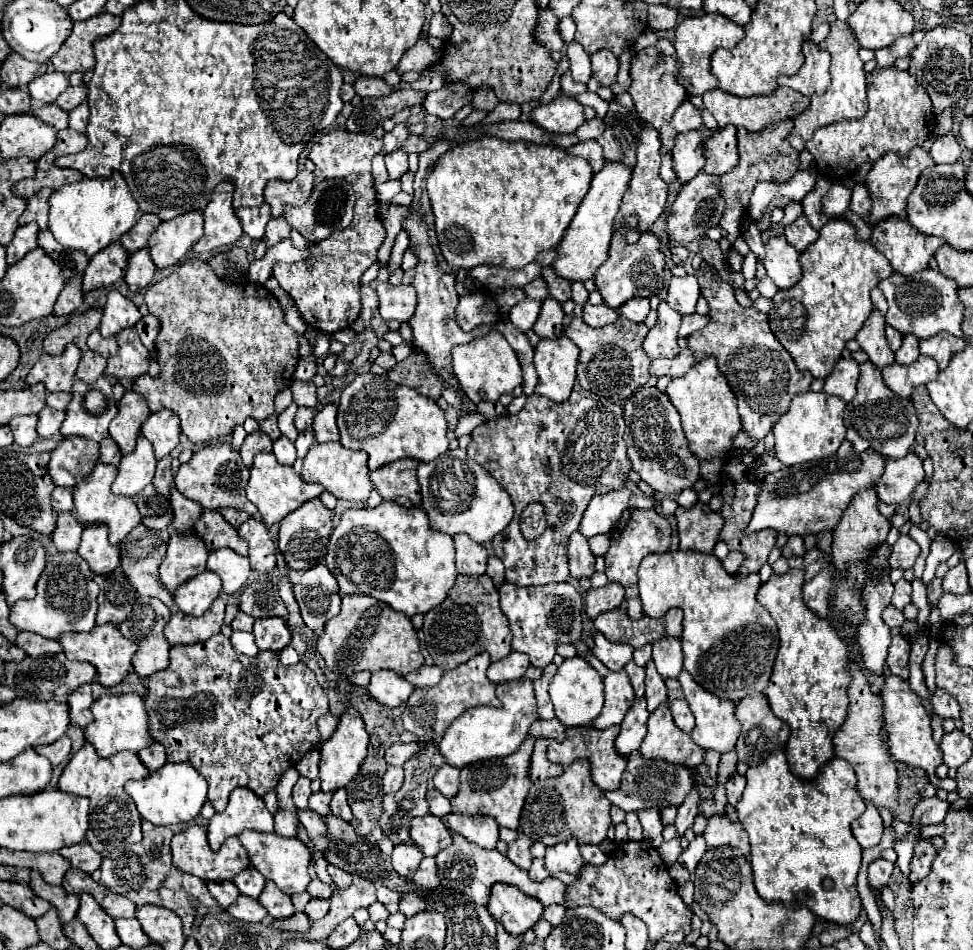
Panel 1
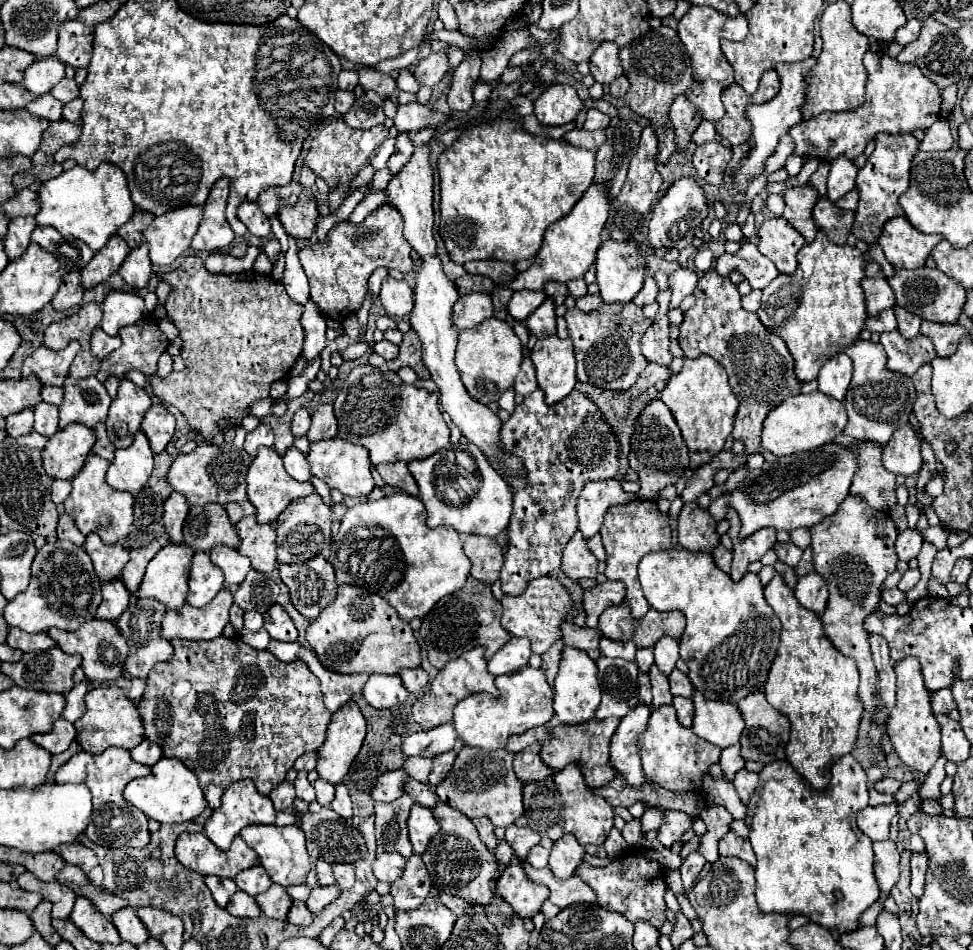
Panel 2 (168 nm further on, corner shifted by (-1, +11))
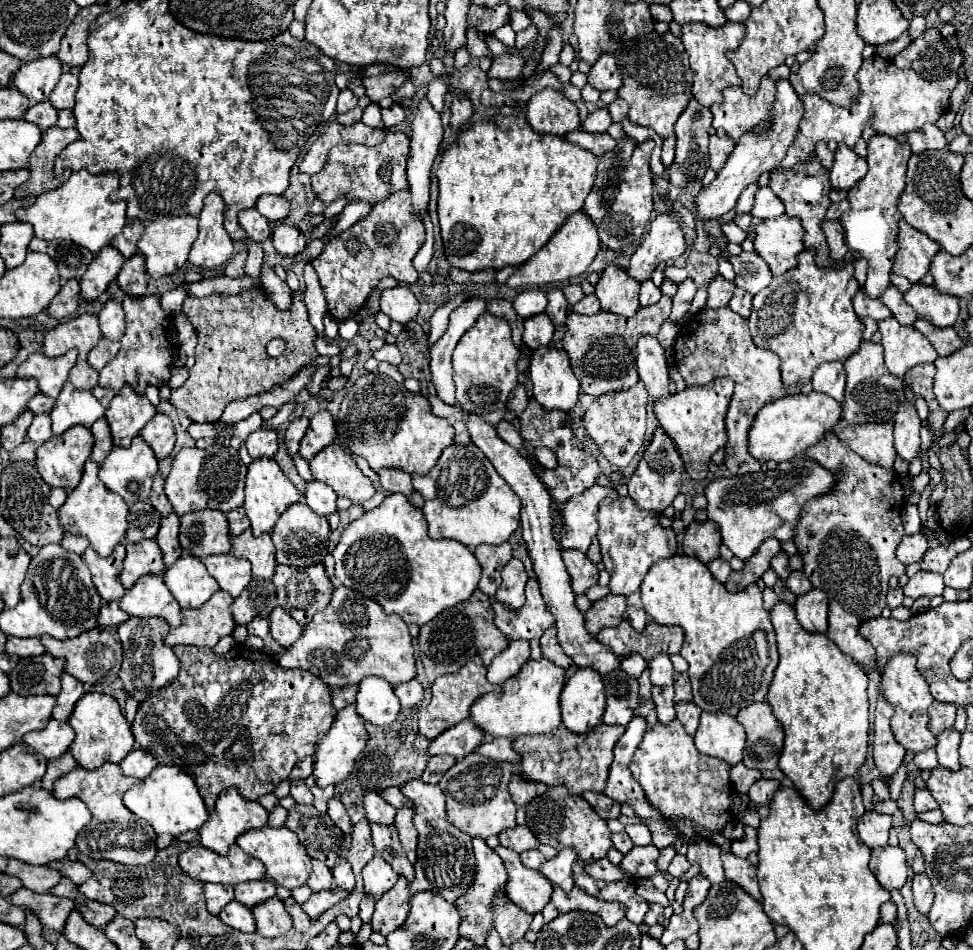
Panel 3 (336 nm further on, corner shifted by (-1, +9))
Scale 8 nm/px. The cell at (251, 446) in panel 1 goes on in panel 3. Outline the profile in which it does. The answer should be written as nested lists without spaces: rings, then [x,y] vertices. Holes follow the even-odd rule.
[[[258,429],[258,431],[250,433],[250,437],[246,439],[246,449],[248,449],[252,459],[274,457],[274,453],[278,451],[278,435],[276,435],[276,431]]]

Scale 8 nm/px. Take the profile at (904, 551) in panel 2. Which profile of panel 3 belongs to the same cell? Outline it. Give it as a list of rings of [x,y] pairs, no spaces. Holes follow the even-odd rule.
[[[916,533],[916,535],[906,535],[898,547],[898,559],[904,563],[904,565],[910,565],[910,563],[918,563],[922,559],[922,555],[926,553],[928,549],[928,541],[922,533]]]

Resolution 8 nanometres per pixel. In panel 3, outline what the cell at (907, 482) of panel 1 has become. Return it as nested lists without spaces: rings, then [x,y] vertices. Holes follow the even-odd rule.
[[[912,401],[900,403],[896,415],[894,415],[894,443],[898,455],[902,455],[906,461],[912,461],[920,453],[920,427],[922,421],[916,413],[916,407]]]

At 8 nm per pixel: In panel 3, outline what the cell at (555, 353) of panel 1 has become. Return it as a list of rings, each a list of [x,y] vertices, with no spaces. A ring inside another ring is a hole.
[[[550,347],[536,349],[532,355],[532,361],[530,361],[530,379],[534,383],[534,399],[542,405],[542,409],[570,411],[578,403],[580,383],[578,383],[576,375],[572,373],[570,359],[564,349],[550,349]]]

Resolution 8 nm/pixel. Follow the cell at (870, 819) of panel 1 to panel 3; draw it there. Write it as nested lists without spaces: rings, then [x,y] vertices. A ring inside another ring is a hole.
[[[866,811],[858,821],[858,835],[870,847],[884,847],[888,845],[888,831],[892,827],[890,815],[880,815],[874,811]]]

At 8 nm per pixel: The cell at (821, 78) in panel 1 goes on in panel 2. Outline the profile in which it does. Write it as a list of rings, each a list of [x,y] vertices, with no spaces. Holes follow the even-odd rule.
[[[810,57],[804,61],[804,65],[792,65],[792,67],[774,67],[780,75],[780,91],[774,99],[762,103],[762,105],[752,105],[748,107],[748,119],[752,121],[752,135],[754,135],[754,149],[748,157],[744,157],[740,161],[740,169],[736,171],[734,175],[734,181],[736,185],[744,191],[748,187],[748,181],[754,177],[754,175],[760,175],[764,171],[764,161],[772,155],[772,151],[776,149],[778,145],[778,139],[780,135],[784,135],[790,127],[794,127],[796,123],[800,123],[800,109],[802,105],[806,103],[806,91],[808,91],[808,81],[806,81],[806,73],[816,67],[818,59],[816,57]]]

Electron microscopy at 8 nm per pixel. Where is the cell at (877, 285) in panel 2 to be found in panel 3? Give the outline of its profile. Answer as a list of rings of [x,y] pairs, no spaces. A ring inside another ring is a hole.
[[[876,135],[868,141],[868,173],[864,179],[860,179],[850,191],[848,201],[850,209],[840,217],[840,223],[846,231],[846,245],[860,253],[868,261],[868,279],[864,283],[864,293],[870,297],[882,297],[882,293],[888,287],[890,281],[890,267],[892,257],[898,249],[898,199],[904,191],[904,179],[906,179],[906,165],[912,151],[908,143],[900,143],[888,135]]]

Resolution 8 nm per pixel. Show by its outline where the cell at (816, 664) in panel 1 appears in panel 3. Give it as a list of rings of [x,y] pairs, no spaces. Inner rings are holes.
[[[784,601],[776,603],[770,613],[770,619],[778,639],[780,665],[774,673],[774,681],[770,683],[766,699],[772,705],[772,711],[776,719],[782,723],[786,733],[778,767],[794,783],[796,791],[806,799],[806,803],[820,811],[830,801],[836,783],[842,781],[844,777],[856,775],[856,771],[866,761],[868,727],[870,727],[868,695],[866,695],[868,679],[862,667],[852,657],[842,653],[826,635],[806,633],[794,615],[794,609],[788,603]]]

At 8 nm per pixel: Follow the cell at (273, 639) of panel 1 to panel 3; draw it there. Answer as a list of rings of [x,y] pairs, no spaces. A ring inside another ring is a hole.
[[[276,607],[270,613],[270,633],[280,643],[280,647],[290,647],[302,635],[302,627],[288,611]]]

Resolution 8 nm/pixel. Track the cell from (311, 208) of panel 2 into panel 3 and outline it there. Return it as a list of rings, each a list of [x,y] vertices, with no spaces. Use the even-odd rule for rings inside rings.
[[[278,223],[272,231],[272,245],[274,251],[282,257],[294,257],[296,253],[304,251],[306,237],[298,227],[290,227],[284,223]]]

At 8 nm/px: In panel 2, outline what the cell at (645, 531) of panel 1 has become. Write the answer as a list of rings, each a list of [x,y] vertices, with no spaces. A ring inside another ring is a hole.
[[[634,499],[630,503],[616,505],[606,513],[602,529],[600,529],[600,535],[602,535],[604,549],[606,549],[606,573],[604,575],[608,579],[616,579],[616,581],[626,583],[626,603],[630,605],[632,615],[636,619],[644,617],[646,611],[650,609],[650,605],[642,595],[642,587],[640,587],[640,581],[638,581],[636,567],[638,567],[640,559],[646,553],[660,551],[660,549],[670,549],[668,515],[660,513],[654,501]]]

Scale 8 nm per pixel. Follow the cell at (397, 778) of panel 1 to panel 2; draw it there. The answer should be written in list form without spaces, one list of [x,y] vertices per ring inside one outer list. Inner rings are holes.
[[[400,767],[400,769],[392,769],[392,771],[386,771],[378,777],[376,781],[376,787],[372,789],[372,799],[374,801],[392,801],[392,799],[398,799],[402,795],[402,785],[404,785],[404,779],[408,777],[406,769]]]

